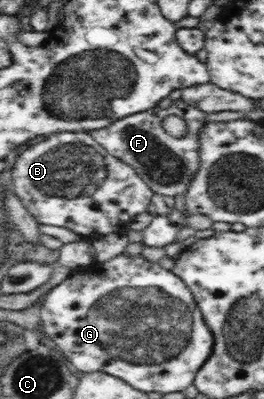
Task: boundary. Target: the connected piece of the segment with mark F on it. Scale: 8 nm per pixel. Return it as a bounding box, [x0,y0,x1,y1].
[89,99,207,197]

